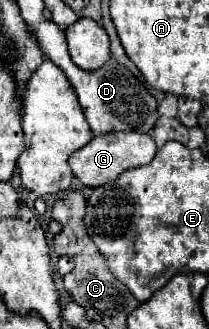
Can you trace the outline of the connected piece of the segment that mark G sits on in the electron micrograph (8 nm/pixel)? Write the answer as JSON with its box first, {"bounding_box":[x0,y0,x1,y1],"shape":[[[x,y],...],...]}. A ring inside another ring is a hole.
{"bounding_box":[69,132,157,188],"shape":[[[109,132],[109,134],[95,136],[87,146],[73,152],[69,158],[69,164],[71,164],[75,178],[83,186],[95,188],[95,186],[105,186],[107,182],[115,182],[115,178],[119,174],[123,174],[123,170],[131,170],[131,168],[139,168],[139,166],[149,164],[153,160],[155,152],[157,152],[157,146],[149,134]]]}

